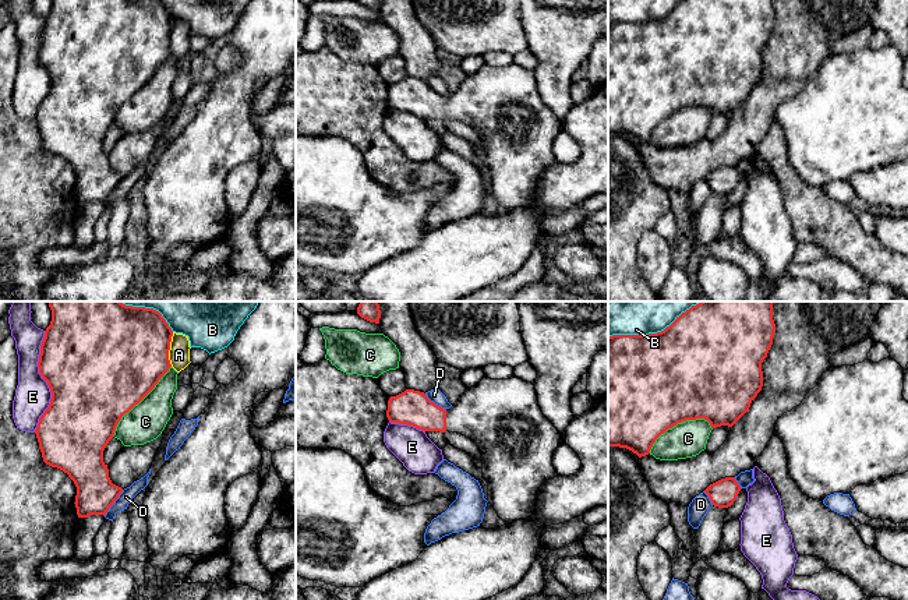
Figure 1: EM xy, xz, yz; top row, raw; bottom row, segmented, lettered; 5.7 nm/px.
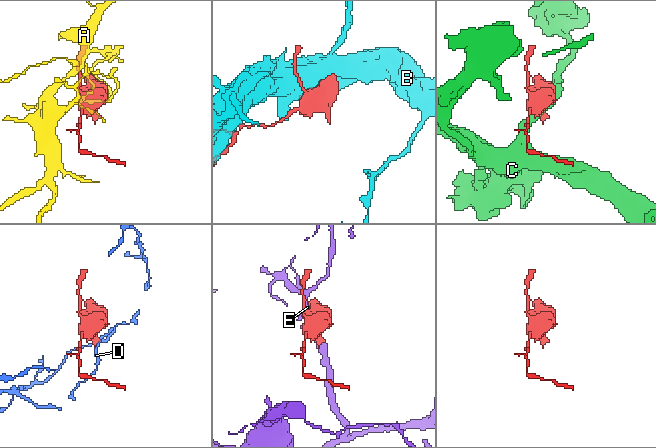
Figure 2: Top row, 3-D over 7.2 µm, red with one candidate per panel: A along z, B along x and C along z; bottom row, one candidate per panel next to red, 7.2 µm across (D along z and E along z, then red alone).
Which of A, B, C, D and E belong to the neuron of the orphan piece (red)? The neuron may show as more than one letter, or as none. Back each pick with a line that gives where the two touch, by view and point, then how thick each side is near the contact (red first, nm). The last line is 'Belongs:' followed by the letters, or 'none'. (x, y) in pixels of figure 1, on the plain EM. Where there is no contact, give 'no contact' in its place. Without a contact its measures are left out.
Belongs: none

